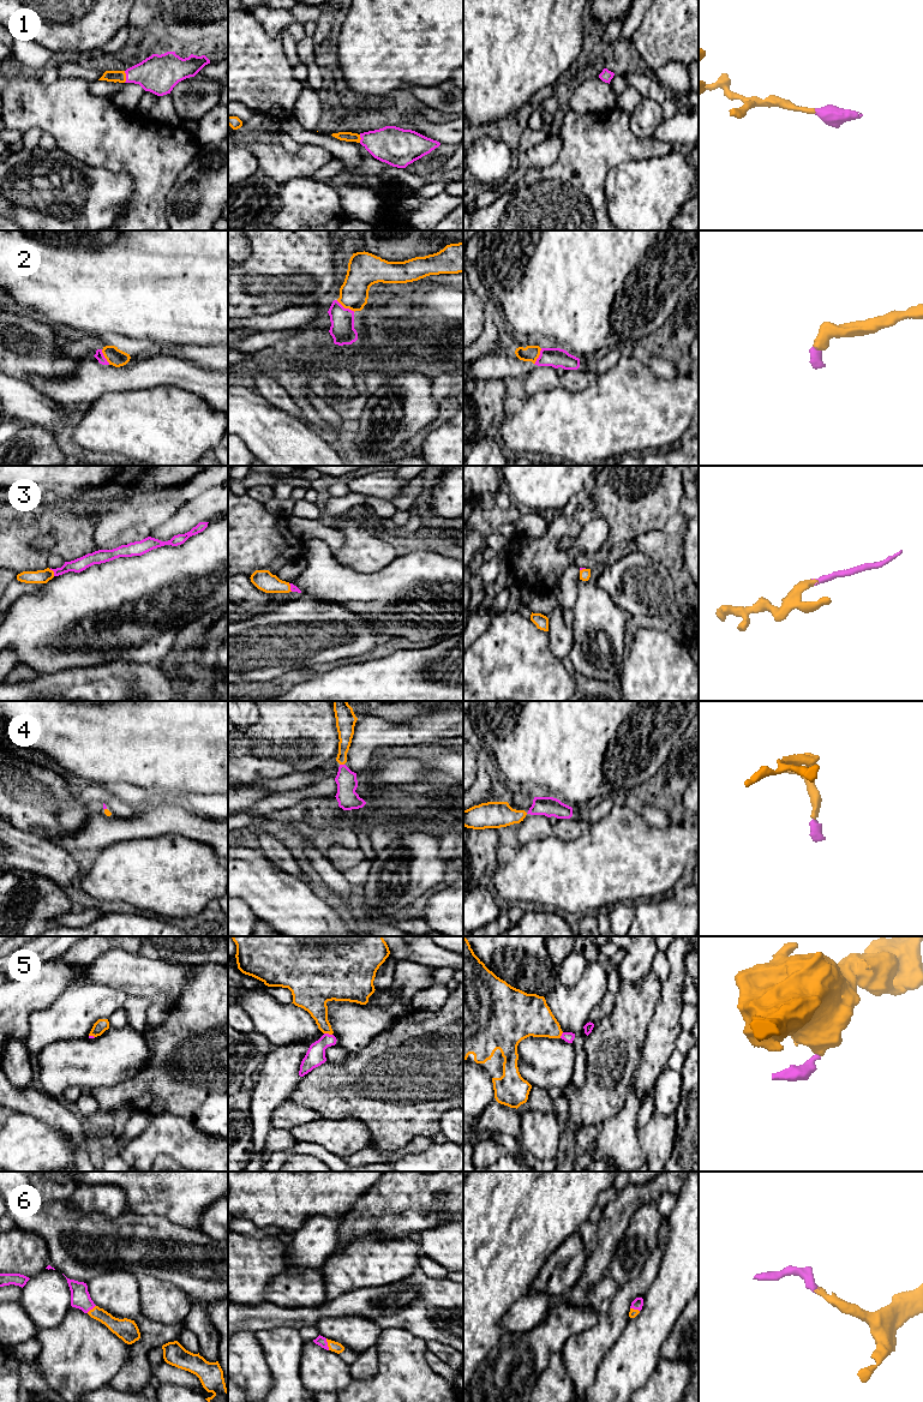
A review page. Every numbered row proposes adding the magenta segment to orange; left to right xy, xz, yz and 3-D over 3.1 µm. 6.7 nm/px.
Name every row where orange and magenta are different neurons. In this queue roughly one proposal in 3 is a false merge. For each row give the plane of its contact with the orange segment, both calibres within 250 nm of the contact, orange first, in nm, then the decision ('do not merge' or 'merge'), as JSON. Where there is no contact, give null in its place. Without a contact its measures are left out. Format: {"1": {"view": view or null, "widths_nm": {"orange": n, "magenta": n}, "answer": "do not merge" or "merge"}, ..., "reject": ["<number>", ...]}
{"1": {"view": "xy", "widths_nm": {"orange": 80, "magenta": 260}, "answer": "merge"}, "2": {"view": "xz", "widths_nm": {"orange": 200, "magenta": 160}, "answer": "do not merge"}, "3": {"view": "xy", "widths_nm": {"orange": 100, "magenta": 90}, "answer": "merge"}, "4": {"view": "xz", "widths_nm": {"orange": 110, "magenta": 140}, "answer": "merge"}, "5": {"view": "xz", "widths_nm": {"orange": 180, "magenta": 130}, "answer": "do not merge"}, "6": {"view": "xz", "widths_nm": {"orange": 70, "magenta": 70}, "answer": "merge"}, "reject": ["2", "5"]}

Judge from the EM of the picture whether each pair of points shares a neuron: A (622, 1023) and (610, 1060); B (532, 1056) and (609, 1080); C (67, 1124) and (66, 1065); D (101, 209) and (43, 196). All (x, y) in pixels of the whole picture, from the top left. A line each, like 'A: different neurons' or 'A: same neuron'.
A: same neuron
B: different neurons
C: different neurons
D: same neuron

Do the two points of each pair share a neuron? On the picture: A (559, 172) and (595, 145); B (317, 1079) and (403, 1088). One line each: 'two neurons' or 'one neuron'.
A: one neuron
B: one neuron

